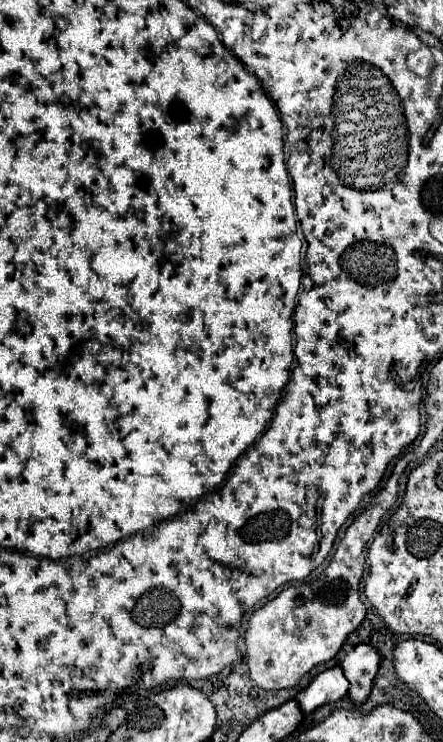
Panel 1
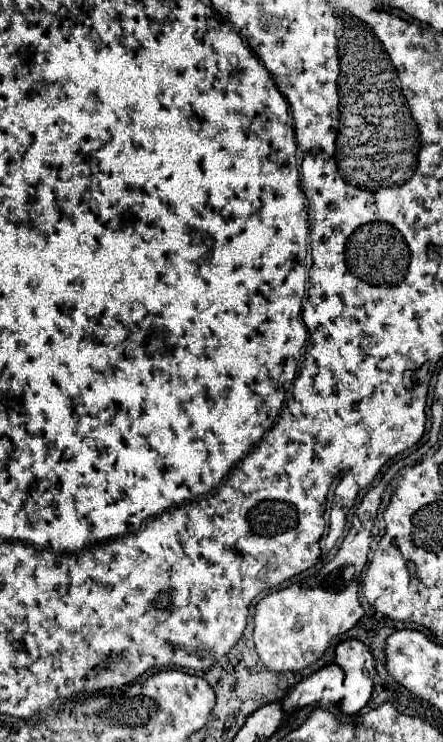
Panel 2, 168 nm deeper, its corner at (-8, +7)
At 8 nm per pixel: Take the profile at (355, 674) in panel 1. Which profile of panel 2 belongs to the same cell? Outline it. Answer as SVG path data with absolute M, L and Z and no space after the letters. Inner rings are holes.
M343 640L335 648L335 664L345 672L345 696L339 702L339 710L351 716L371 698L375 660L359 640Z

